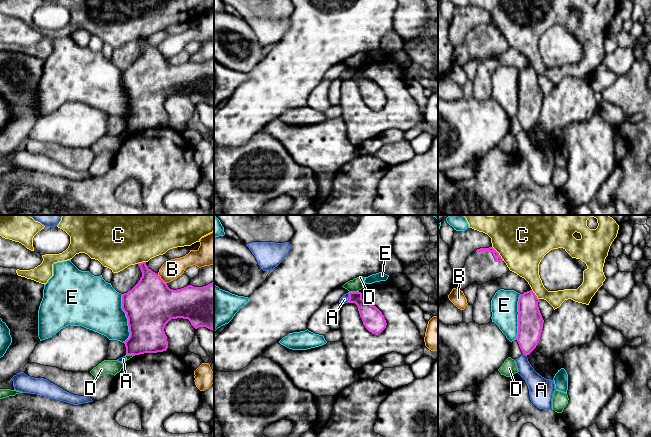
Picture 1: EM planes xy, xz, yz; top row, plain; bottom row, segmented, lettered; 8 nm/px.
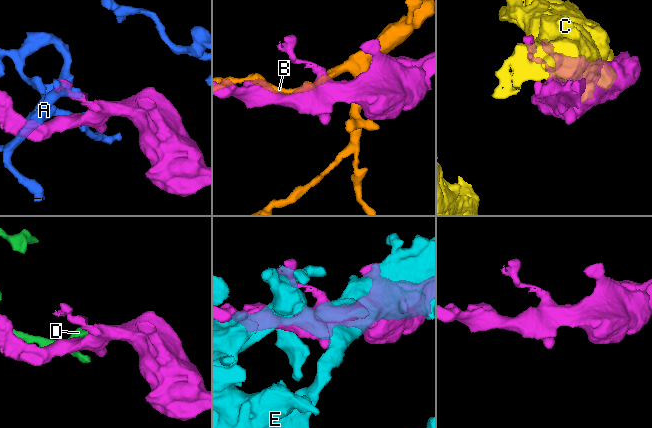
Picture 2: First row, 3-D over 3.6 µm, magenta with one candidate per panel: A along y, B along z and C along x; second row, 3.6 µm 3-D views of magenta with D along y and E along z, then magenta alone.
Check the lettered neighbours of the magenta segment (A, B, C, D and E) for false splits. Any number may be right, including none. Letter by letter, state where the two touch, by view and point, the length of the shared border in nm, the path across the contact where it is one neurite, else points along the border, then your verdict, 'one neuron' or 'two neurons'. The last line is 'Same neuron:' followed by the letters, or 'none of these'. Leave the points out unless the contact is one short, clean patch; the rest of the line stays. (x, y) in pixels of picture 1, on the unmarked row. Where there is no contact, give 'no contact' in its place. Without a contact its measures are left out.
A: xz (349, 73) | 90 nm | across xz (372, 93), (354, 73), (349, 73), (344, 75) | one neuron
B: xy (161, 55) | 110 nm | two neurons
C: yz (498, 29) | 150 nm | two neurons
D: xz (353, 68) | 80 nm | along xz (358, 66), (349, 68) | two neurons
E: xy (127, 94) | 400 nm | two neurons
Same neuron: A

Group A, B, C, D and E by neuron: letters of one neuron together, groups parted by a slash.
A / B / C / D / E

